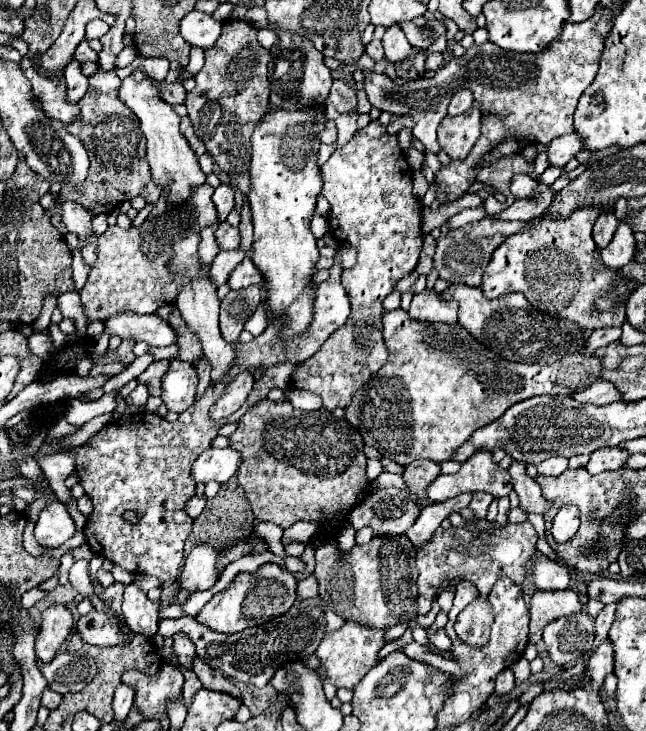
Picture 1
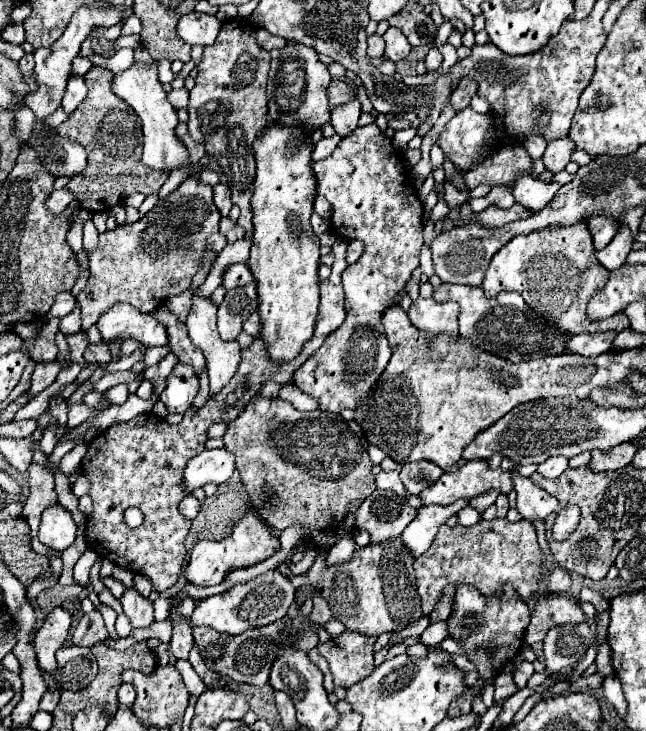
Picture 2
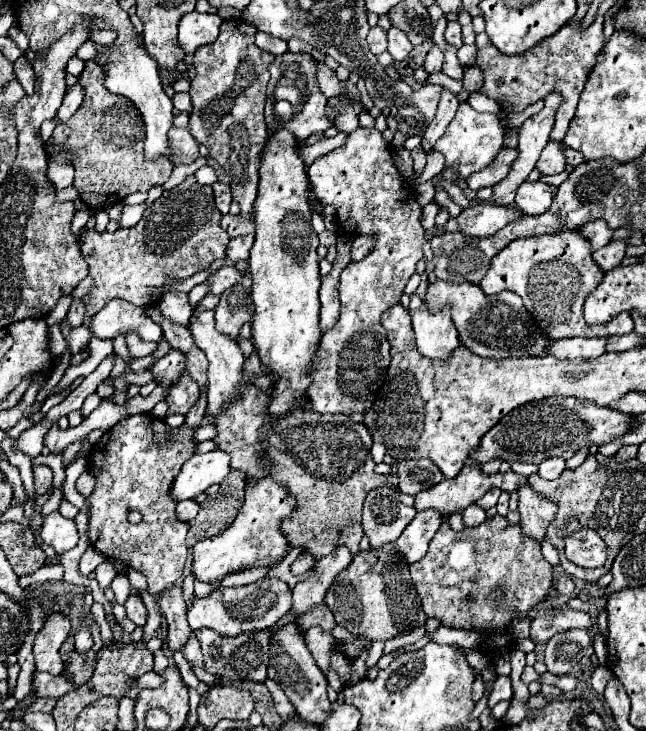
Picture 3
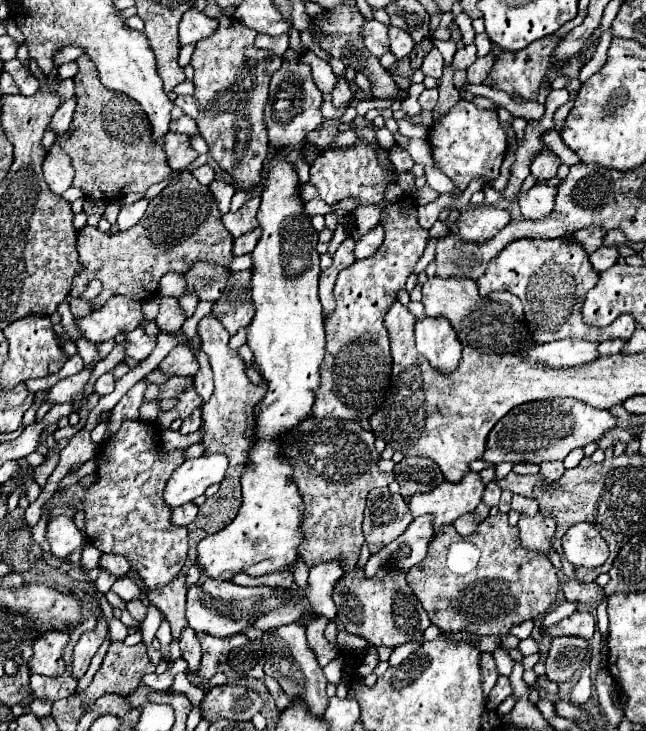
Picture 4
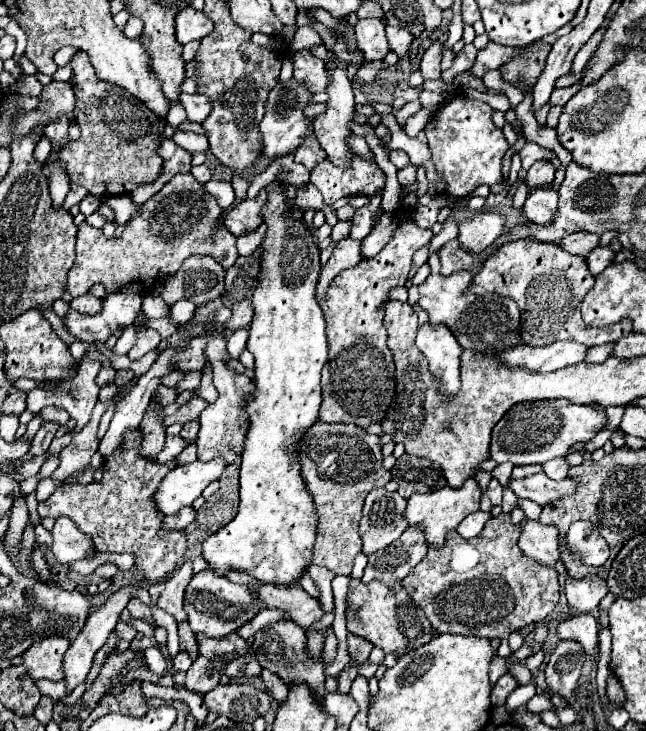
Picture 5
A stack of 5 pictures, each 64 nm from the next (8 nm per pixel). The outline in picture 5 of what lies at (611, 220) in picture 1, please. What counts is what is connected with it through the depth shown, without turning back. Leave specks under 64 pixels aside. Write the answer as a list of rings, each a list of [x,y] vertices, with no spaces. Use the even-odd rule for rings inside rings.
[[[574,232],[570,236],[566,236],[560,246],[568,252],[574,252],[574,254],[582,254],[582,256],[588,256],[600,242],[600,236],[596,234],[590,234],[590,232]]]

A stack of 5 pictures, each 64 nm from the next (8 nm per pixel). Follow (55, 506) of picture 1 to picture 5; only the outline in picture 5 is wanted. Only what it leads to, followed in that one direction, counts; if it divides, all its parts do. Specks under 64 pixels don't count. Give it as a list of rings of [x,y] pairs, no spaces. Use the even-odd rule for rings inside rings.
[[[60,516],[52,528],[52,552],[58,562],[70,564],[82,560],[88,552],[96,552],[96,548],[92,538],[80,532],[70,518]]]

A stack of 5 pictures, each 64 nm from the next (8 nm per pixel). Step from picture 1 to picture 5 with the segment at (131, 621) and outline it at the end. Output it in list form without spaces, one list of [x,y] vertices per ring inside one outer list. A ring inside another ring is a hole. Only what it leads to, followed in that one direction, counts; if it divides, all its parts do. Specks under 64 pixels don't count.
[[[132,598],[132,600],[128,602],[126,608],[130,610],[132,618],[142,618],[142,620],[146,620],[146,622],[152,620],[152,612],[150,612],[150,608],[148,608],[146,604],[142,604],[138,598]]]

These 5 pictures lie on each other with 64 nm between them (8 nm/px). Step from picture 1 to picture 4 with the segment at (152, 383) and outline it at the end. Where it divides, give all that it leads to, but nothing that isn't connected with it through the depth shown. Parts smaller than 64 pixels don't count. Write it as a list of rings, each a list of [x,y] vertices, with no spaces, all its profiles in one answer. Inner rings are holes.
[[[178,344],[158,366],[158,370],[166,376],[194,376],[196,374],[196,358],[192,356],[192,348],[186,344]]]

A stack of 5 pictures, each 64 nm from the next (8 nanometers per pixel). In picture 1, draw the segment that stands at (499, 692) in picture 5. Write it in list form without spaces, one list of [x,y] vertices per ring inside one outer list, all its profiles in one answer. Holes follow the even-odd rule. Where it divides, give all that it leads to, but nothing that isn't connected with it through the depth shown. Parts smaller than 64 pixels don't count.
[[[506,668],[504,672],[500,672],[500,676],[496,678],[496,694],[498,694],[498,696],[504,696],[504,694],[512,692],[514,686],[516,686],[516,682],[514,682],[512,670]]]

